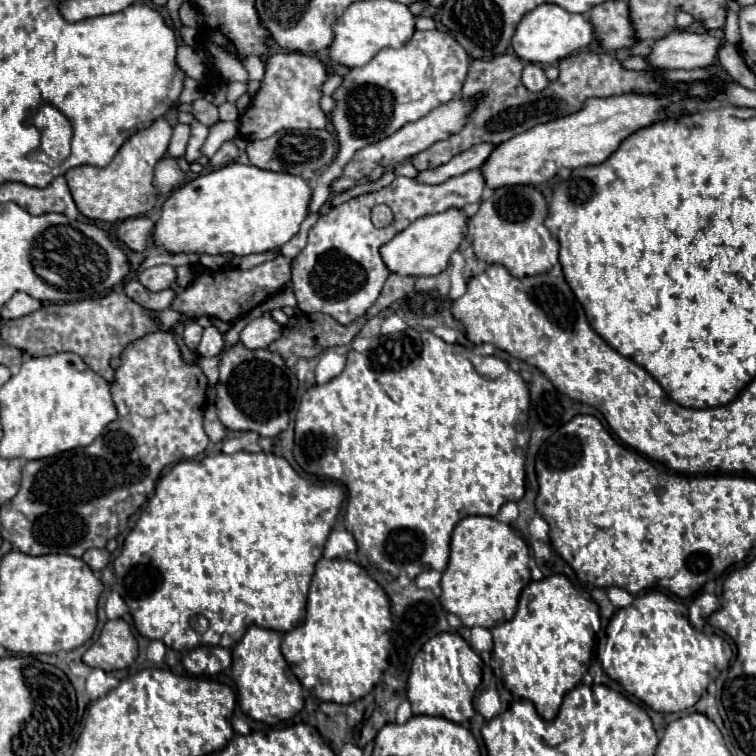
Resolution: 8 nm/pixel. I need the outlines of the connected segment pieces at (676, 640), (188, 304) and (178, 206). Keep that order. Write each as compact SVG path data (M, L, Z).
M661 591L637 595L633 605L618 609L606 627L606 638L605 649L599 654L604 672L629 695L661 713L691 709L709 681L729 667L733 655L723 637L691 627L687 607Z
M277 255L273 261L261 263L253 269L241 271L241 269L221 269L221 271L203 271L177 299L173 301L173 309L181 311L183 319L197 319L201 315L217 317L221 321L235 321L239 315L251 311L259 303L263 303L269 295L283 289L289 279L291 259Z
M229 163L175 189L161 207L151 239L167 253L251 255L281 249L307 217L309 199L311 189L301 177Z

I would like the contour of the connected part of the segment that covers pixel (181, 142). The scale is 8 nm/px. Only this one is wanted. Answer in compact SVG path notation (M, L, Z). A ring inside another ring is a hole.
M177 123L175 129L173 129L173 137L171 137L171 143L169 143L169 151L167 153L171 157L183 157L185 155L187 141L189 141L189 125Z

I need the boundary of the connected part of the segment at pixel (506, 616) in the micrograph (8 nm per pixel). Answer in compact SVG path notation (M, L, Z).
M465 517L451 537L451 557L441 579L441 603L467 627L495 627L509 621L517 611L523 587L531 581L529 547L519 533L495 517Z

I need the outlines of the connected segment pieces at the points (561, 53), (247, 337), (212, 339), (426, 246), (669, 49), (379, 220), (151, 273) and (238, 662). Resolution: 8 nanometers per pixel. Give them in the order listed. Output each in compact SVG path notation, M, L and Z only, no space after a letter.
M539 5L525 13L515 29L515 35L511 37L511 47L515 55L529 63L541 63L541 65L553 65L561 61L563 57L575 53L581 47L587 47L593 41L593 27L591 23L577 13L567 13L559 5Z
M263 315L259 319L249 321L239 333L239 337L247 349L265 349L269 343L281 337L281 325L277 325L269 315Z
M213 325L205 327L203 339L201 339L199 347L197 347L199 355L203 355L203 357L213 357L213 355L221 353L221 349L223 349L223 335L221 335L221 333L217 331L217 327L213 327Z
M449 207L443 213L433 213L417 219L407 229L397 233L385 247L381 247L381 257L385 259L385 265L393 273L401 275L413 275L413 277L429 277L437 275L447 267L449 255L459 249L459 243L463 239L467 225L467 217L463 209Z
M673 31L665 39L659 39L649 53L649 65L657 69L699 69L717 61L719 49L723 47L723 39L717 39L709 33L693 33L693 31Z
M377 205L373 209L373 223L375 223L375 227L387 227L391 221L393 221L393 215L391 215L389 207Z
M157 265L145 269L139 275L139 283L145 285L149 291L163 291L175 283L175 269L171 265Z
M251 625L231 651L233 655L231 671L239 691L239 707L255 721L267 725L277 725L281 721L287 721L297 711L303 709L303 687L299 679L293 675L293 671L289 671L289 665L285 663L285 657L281 655L279 647L281 647L281 637L277 631Z

